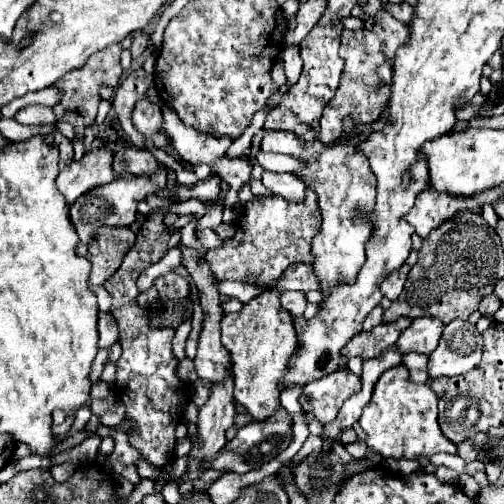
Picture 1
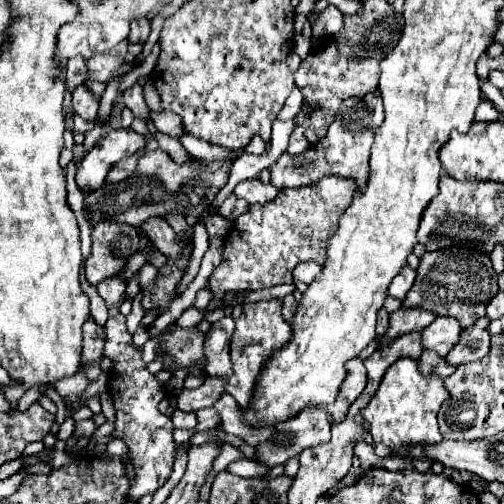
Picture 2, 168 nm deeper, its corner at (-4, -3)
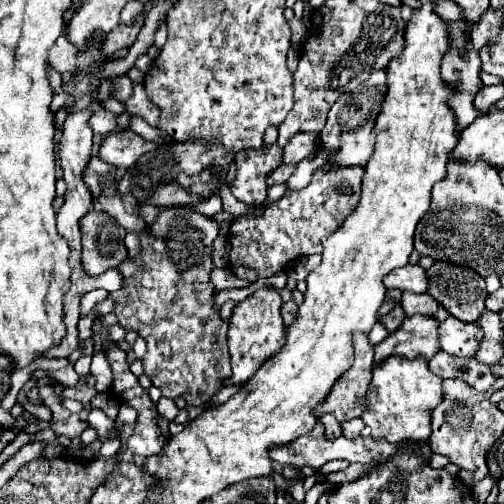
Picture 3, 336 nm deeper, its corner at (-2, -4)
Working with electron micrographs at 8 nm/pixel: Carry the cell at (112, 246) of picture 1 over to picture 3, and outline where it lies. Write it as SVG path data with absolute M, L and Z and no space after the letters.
M88 212L88 216L84 216L82 220L82 264L84 264L84 270L88 276L100 276L104 274L108 268L116 268L120 266L126 256L128 256L128 250L124 246L124 228L112 218L108 216L108 212Z

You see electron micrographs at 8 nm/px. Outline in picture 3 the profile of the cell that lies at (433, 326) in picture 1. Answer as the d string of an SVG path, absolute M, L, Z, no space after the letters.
M452 316L440 322L438 334L440 334L440 350L444 350L450 356L472 356L482 336L476 324L464 324Z

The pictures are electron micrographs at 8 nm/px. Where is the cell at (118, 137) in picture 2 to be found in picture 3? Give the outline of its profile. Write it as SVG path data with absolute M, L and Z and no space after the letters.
M116 130L100 144L98 158L118 166L120 170L126 170L142 154L152 152L156 148L158 148L156 142L148 142L148 140L144 140L140 134L136 134L132 130Z

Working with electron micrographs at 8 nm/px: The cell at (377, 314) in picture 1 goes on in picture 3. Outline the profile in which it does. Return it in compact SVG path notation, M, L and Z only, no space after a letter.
M396 306L392 312L388 312L386 316L380 318L380 324L382 324L388 332L394 332L394 330L402 324L402 320L404 320L404 312L402 312L400 306Z

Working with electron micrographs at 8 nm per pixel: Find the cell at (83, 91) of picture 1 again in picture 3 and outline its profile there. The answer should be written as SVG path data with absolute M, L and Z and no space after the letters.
M144 14L140 16L140 20L136 20L136 24L132 24L132 26L122 26L120 24L112 32L108 32L108 40L104 42L104 48L102 48L106 58L110 58L112 54L116 54L122 48L130 48L134 44L136 36L138 36L142 24L144 24Z

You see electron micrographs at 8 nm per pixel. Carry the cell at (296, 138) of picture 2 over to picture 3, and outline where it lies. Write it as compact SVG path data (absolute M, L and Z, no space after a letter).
M296 136L290 140L288 146L284 146L284 156L282 156L282 164L298 164L300 160L304 160L310 152L314 152L318 146L318 136Z

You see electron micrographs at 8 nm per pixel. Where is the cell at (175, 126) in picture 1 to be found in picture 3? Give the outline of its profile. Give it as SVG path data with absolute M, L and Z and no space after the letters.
M134 84L134 94L126 104L128 114L132 116L142 116L148 124L156 126L160 120L160 108L156 108L156 104L152 104L152 100L146 96L146 90L142 84Z

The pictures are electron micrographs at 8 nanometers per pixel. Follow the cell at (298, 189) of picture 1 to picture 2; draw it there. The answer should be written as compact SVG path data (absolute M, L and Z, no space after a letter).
M254 179L254 181L242 181L238 183L238 187L234 187L234 195L246 199L248 203L268 203L276 197L278 189L274 185L264 185L262 181Z

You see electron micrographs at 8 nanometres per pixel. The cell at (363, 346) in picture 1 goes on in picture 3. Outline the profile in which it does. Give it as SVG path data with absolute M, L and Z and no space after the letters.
M404 292L400 298L400 306L404 308L404 314L408 318L414 314L424 314L424 316L432 316L438 322L442 322L448 316L448 312L444 312L444 308L440 308L440 304L436 304L436 300L432 300L432 296L428 294Z

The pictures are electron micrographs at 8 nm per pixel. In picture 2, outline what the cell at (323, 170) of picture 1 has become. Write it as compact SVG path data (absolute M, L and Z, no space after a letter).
M378 91L374 95L362 95L354 99L344 99L344 103L360 103L356 107L344 107L342 111L336 113L334 121L328 127L328 133L324 139L320 139L316 145L312 145L308 151L302 155L290 157L284 153L274 167L270 167L272 173L272 185L278 189L286 187L301 187L309 185L313 181L318 181L324 175L336 175L344 179L354 179L358 189L366 185L368 173L370 173L370 147L374 141L372 129L378 127L384 119L384 107L382 107L382 97Z

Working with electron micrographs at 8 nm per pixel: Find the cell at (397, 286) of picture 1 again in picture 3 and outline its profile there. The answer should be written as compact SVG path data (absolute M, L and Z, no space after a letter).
M406 264L402 268L392 270L384 278L384 286L388 290L402 290L402 292L426 292L426 280L424 280L424 268L418 264Z

